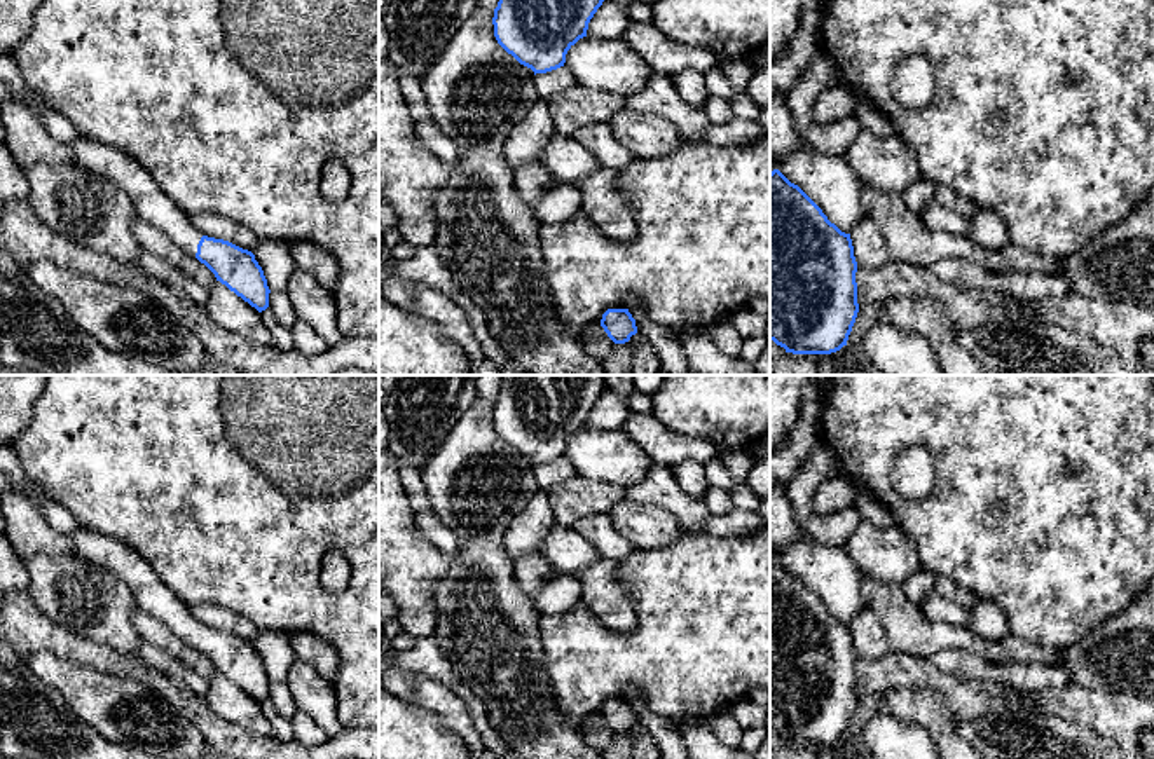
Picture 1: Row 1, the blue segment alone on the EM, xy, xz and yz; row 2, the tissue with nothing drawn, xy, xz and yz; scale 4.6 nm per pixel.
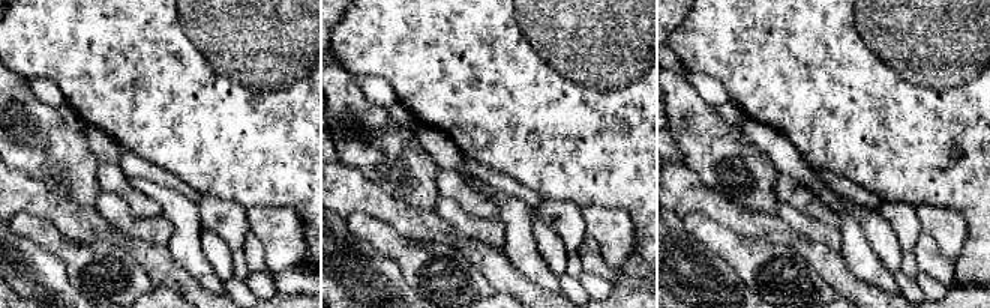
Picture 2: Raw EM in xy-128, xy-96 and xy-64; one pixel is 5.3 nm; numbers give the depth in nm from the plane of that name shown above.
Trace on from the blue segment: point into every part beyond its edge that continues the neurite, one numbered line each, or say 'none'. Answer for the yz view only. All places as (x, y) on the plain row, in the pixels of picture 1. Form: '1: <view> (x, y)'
none

